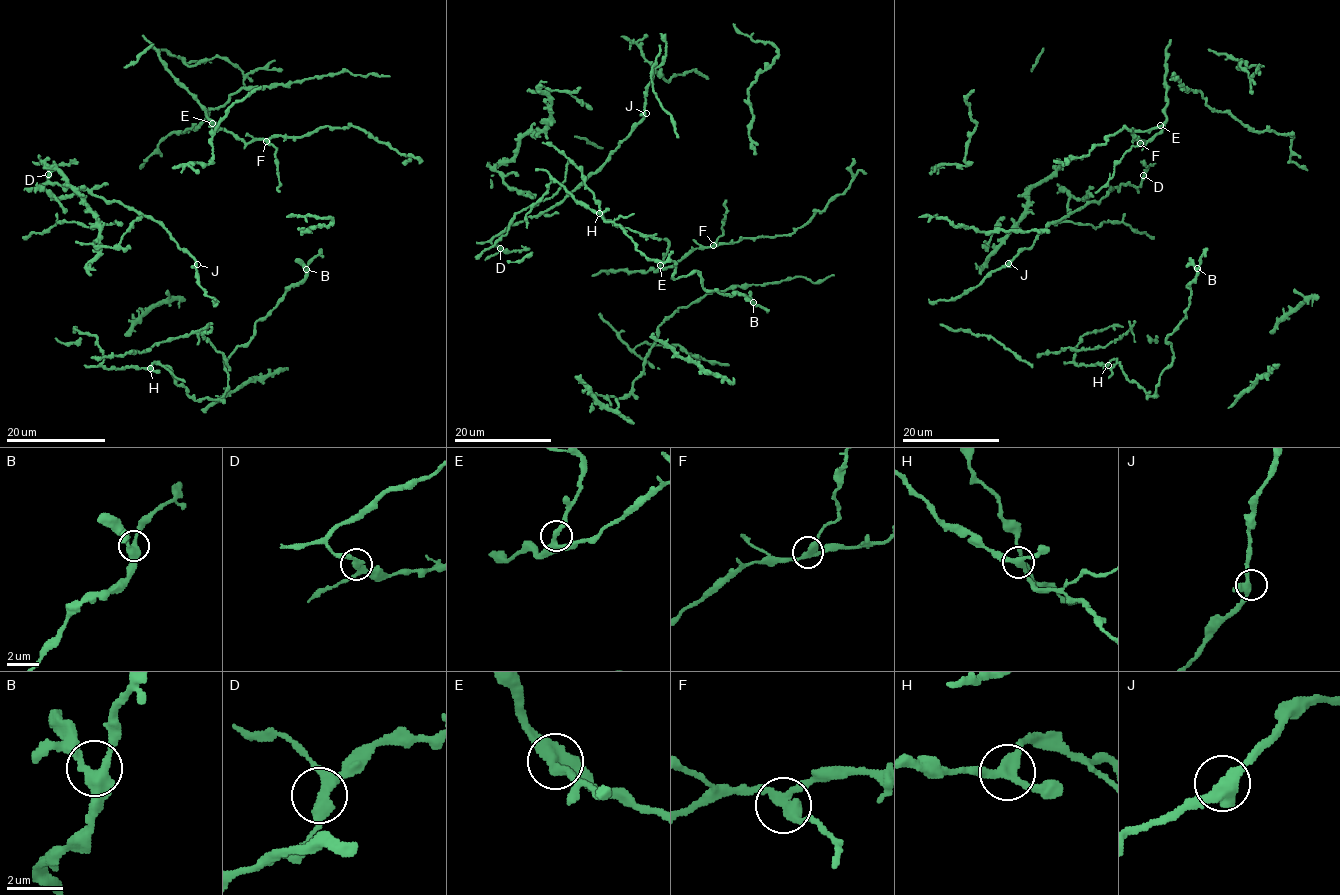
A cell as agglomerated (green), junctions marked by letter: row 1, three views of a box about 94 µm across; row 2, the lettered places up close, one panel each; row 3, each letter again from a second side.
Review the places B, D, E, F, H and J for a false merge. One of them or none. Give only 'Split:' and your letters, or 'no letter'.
Split: F

